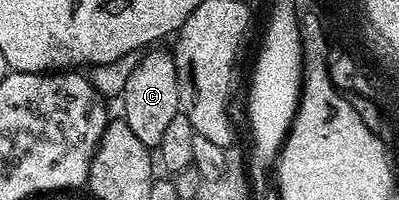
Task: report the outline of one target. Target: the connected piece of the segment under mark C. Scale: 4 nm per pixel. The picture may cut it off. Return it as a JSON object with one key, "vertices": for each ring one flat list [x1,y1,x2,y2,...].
{"vertices":[[162,46,147,51,139,59,136,70,132,70,132,75,128,78,128,86,120,97,120,103,122,103,123,112,121,115,132,130,132,134,136,134,136,138,140,138,140,142,144,142,146,148,157,149,167,127,172,123,172,118,176,118,176,114,180,111,178,75,173,51,166,49,165,52]]}

